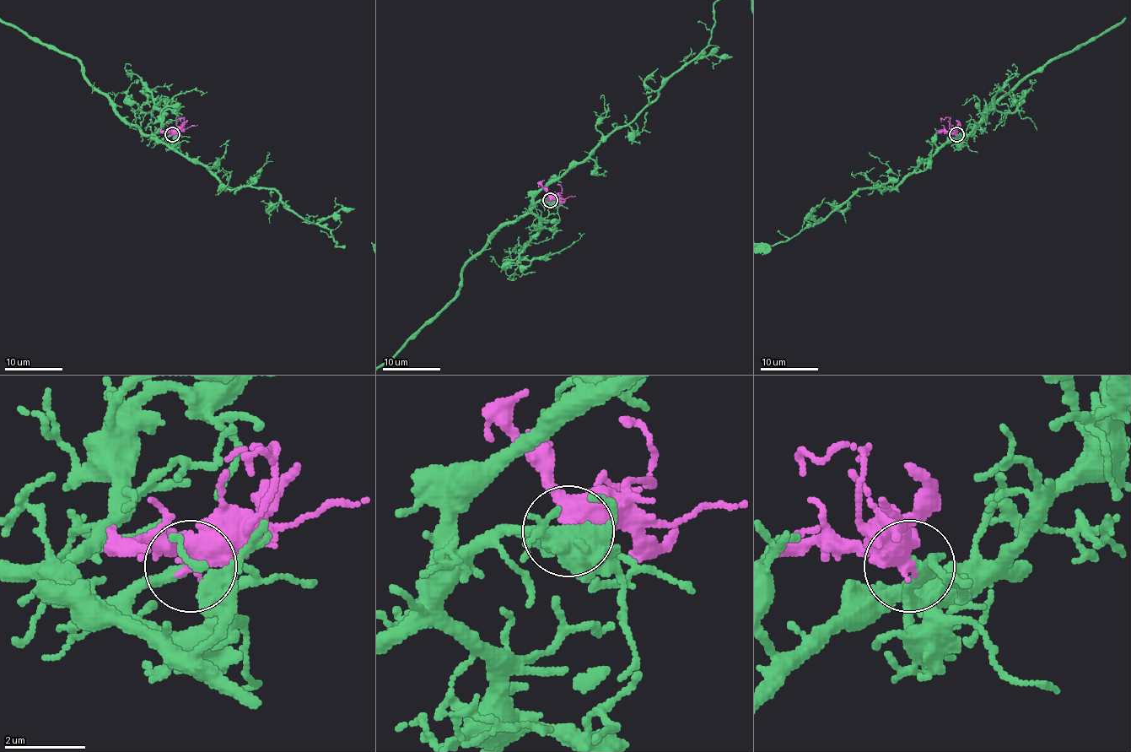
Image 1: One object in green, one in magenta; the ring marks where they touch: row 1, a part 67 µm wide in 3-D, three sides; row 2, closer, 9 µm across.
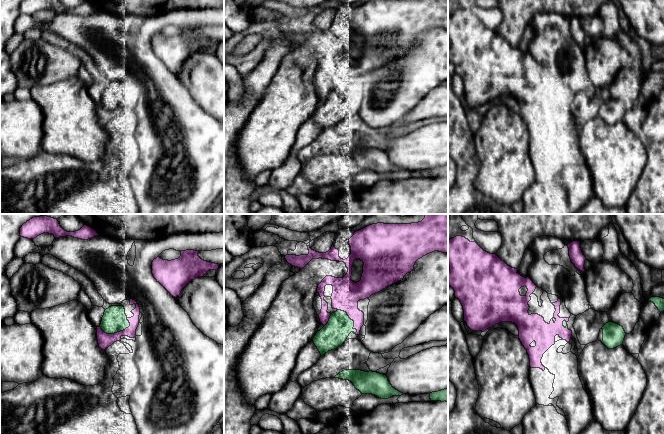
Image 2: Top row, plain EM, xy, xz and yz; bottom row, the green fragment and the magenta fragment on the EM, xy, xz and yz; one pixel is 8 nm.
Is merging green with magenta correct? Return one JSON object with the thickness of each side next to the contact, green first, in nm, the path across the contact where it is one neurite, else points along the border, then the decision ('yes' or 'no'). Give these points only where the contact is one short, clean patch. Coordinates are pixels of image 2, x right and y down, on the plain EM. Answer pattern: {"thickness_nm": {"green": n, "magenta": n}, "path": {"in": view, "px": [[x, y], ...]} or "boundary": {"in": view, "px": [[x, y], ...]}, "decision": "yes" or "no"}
{"thickness_nm": {"green": 200, "magenta": 120}, "decision": "yes"}

